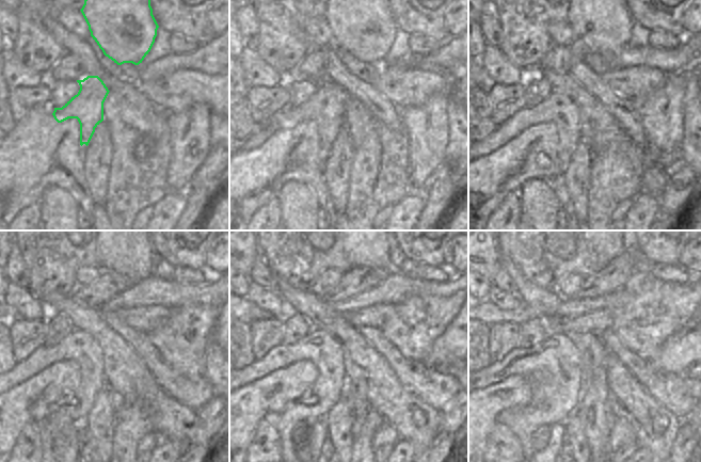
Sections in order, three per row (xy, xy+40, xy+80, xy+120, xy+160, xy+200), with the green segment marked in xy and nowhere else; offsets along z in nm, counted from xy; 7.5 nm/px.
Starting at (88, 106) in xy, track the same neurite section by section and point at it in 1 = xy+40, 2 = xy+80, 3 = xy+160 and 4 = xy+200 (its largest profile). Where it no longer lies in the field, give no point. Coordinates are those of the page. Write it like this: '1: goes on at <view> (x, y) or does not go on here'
1: goes on at xy+40 (327, 106)
2: goes on at xy+80 (557, 108)
3: goes on at xy+160 (318, 347)
4: goes on at xy+200 (552, 368)

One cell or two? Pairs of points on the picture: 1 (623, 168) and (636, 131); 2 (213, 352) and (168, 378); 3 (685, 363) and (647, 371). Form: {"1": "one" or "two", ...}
{"1": "two", "2": "two", "3": "two"}

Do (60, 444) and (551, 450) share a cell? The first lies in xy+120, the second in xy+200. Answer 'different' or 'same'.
different

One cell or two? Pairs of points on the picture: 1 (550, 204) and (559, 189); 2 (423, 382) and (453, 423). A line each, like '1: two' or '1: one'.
1: two
2: two

